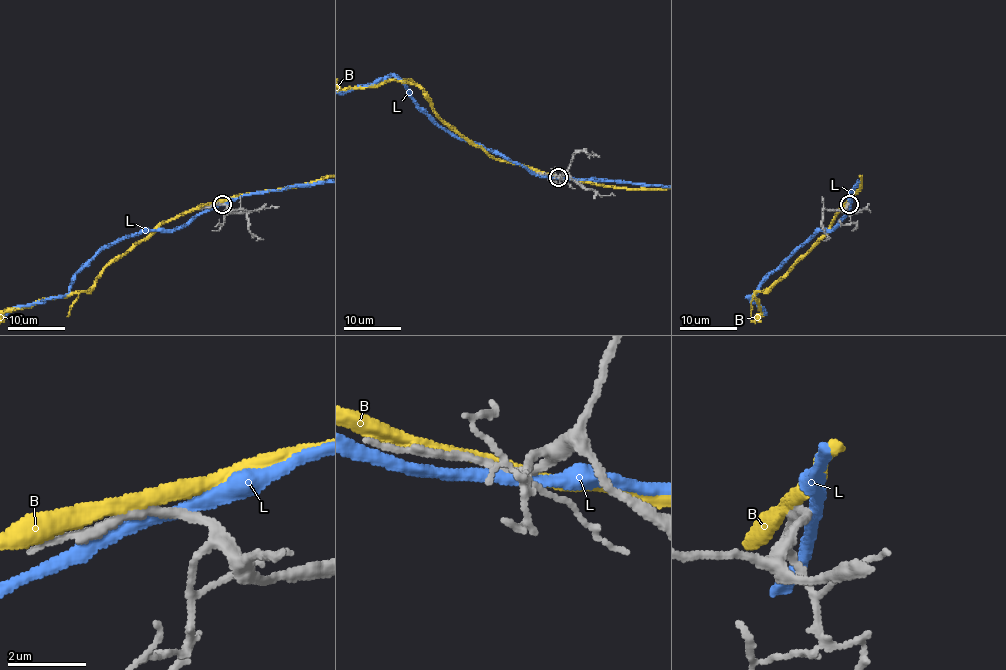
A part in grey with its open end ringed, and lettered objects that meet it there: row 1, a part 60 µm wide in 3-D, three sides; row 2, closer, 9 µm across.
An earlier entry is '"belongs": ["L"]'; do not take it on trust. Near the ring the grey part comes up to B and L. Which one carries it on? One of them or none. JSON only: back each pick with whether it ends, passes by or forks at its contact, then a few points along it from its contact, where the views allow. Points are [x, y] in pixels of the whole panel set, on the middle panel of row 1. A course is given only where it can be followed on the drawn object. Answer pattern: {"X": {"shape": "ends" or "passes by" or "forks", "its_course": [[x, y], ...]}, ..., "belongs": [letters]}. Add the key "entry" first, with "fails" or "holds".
{"entry": "holds", "L": {"shape": "passes by"}, "belongs": ["L"]}

